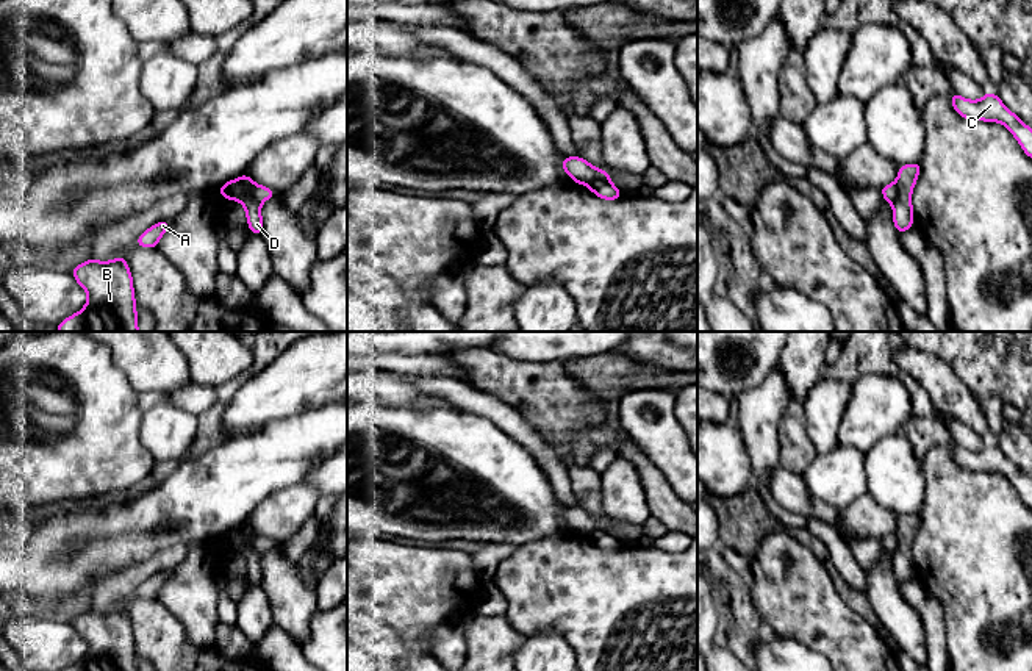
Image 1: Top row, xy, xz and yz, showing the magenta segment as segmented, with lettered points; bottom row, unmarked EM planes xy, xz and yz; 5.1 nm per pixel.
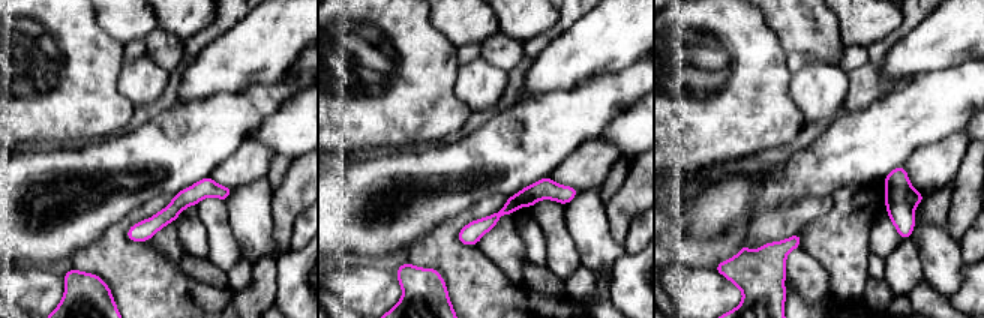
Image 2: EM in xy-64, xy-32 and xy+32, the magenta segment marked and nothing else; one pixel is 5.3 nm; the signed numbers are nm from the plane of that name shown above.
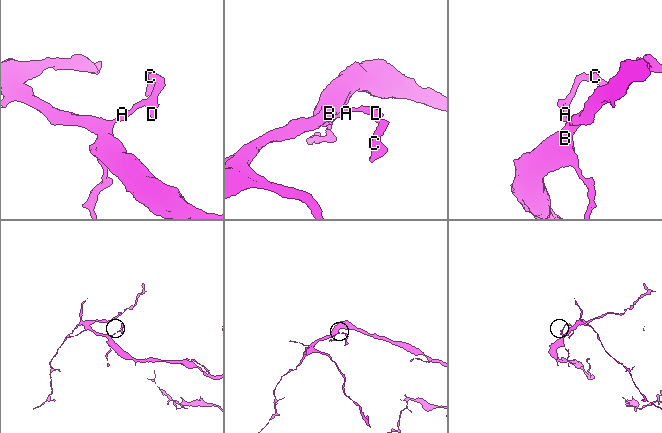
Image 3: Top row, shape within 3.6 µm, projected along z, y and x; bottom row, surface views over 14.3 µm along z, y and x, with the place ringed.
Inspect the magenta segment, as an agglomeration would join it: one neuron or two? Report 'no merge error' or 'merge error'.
merge error

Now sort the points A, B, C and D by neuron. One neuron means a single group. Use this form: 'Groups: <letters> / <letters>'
Groups: A B / C D

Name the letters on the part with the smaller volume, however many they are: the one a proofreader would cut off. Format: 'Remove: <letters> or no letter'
Remove: C, D

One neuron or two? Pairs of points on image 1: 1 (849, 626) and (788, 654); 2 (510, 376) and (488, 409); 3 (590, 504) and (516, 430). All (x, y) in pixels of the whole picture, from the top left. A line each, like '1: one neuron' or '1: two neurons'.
1: two neurons
2: two neurons
3: two neurons

